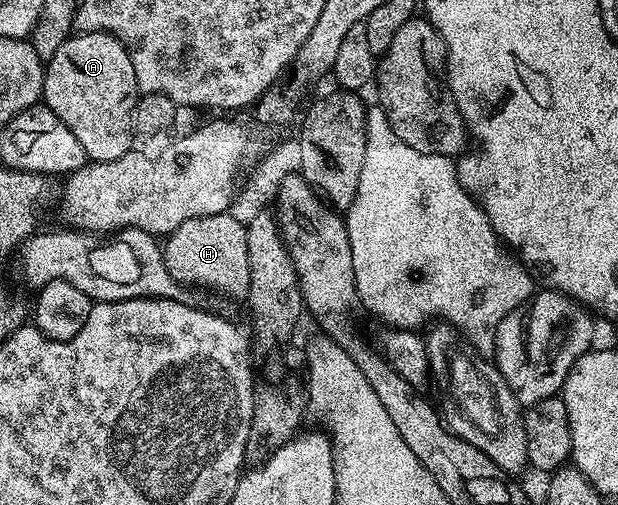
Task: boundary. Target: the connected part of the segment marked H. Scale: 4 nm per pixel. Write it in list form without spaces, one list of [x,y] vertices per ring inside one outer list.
[[[221,212],[204,218],[188,218],[184,226],[176,226],[176,230],[165,237],[161,249],[164,266],[168,266],[168,274],[172,274],[176,282],[215,288],[226,296],[245,297],[249,293],[246,225],[241,219],[238,221],[234,214]]]

